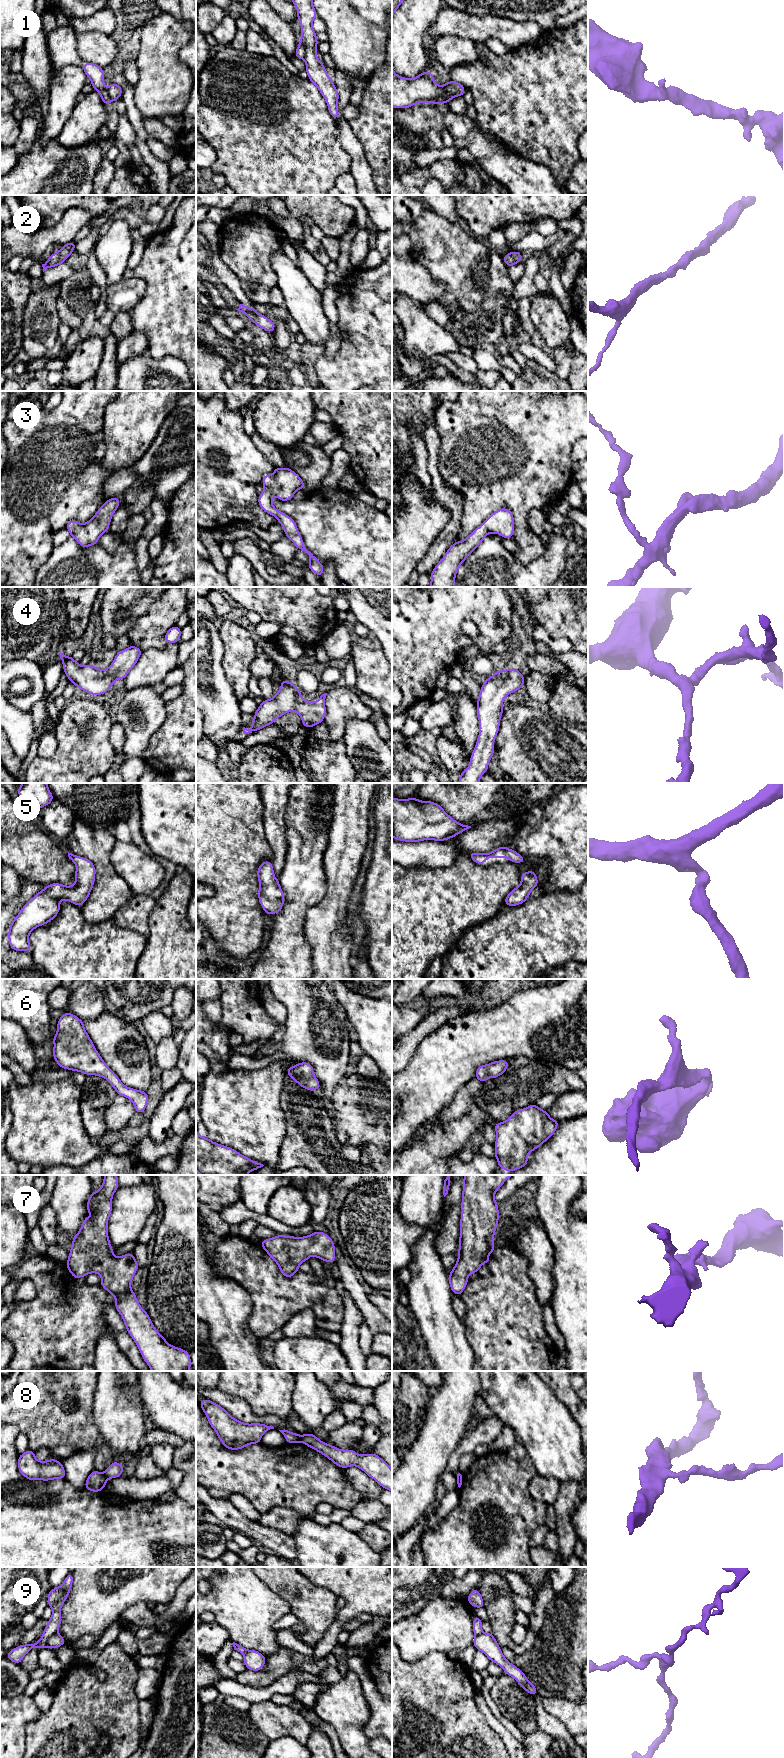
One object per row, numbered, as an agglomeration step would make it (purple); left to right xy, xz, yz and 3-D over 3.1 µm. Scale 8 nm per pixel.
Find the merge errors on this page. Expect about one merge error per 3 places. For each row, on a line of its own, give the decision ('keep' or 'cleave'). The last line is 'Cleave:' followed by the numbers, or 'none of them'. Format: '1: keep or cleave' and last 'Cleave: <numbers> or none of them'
1: cleave
2: keep
3: keep
4: keep
5: keep
6: keep
7: keep
8: cleave
9: cleave
Cleave: 1, 8, 9

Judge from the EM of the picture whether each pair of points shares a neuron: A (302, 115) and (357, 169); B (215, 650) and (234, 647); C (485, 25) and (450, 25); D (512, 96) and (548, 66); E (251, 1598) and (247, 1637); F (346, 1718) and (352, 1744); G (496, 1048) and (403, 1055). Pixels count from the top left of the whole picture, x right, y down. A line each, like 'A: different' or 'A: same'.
A: different
B: different
C: same
D: same
E: same
F: same
G: different

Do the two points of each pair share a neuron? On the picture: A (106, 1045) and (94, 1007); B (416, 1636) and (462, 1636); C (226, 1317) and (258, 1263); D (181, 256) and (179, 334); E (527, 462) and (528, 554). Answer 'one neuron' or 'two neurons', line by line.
A: two neurons
B: one neuron
C: two neurons
D: one neuron
E: one neuron

